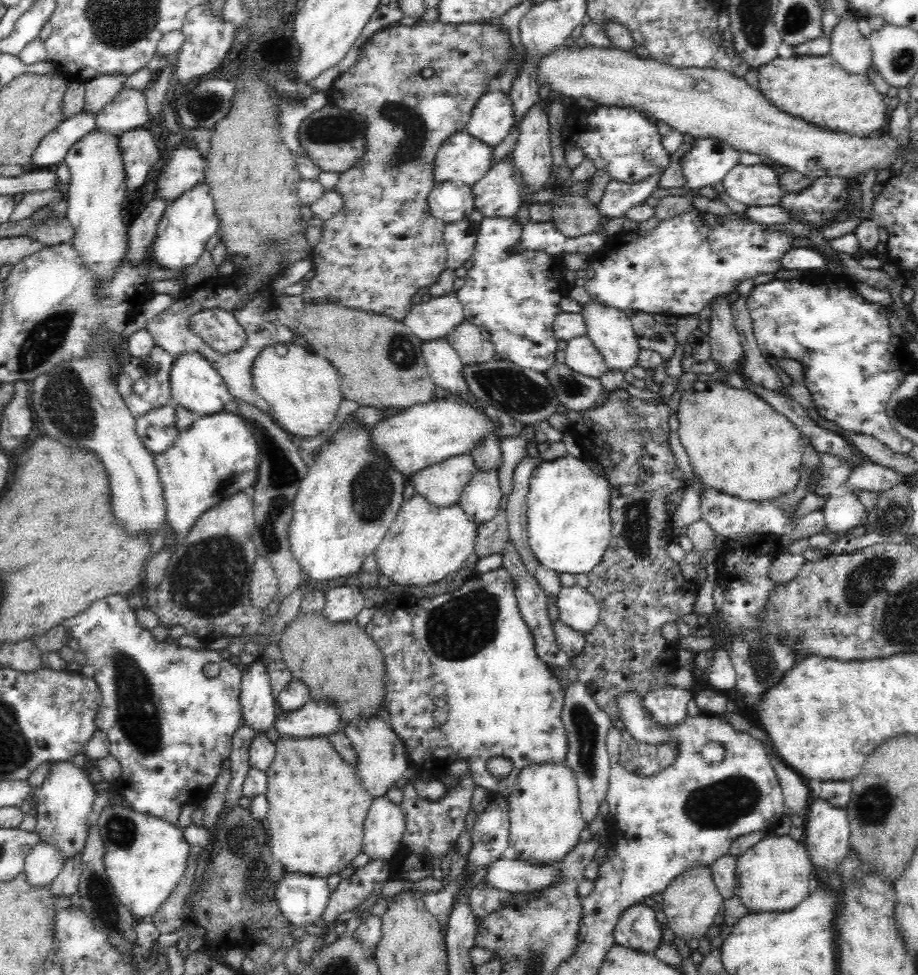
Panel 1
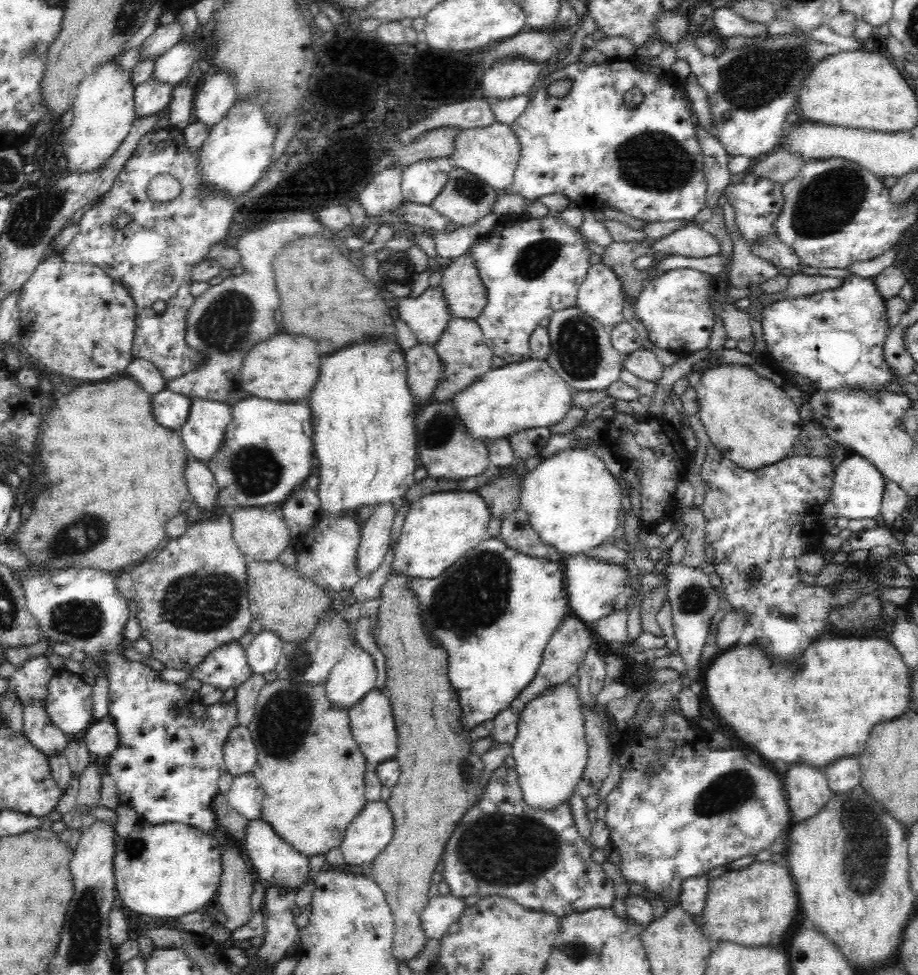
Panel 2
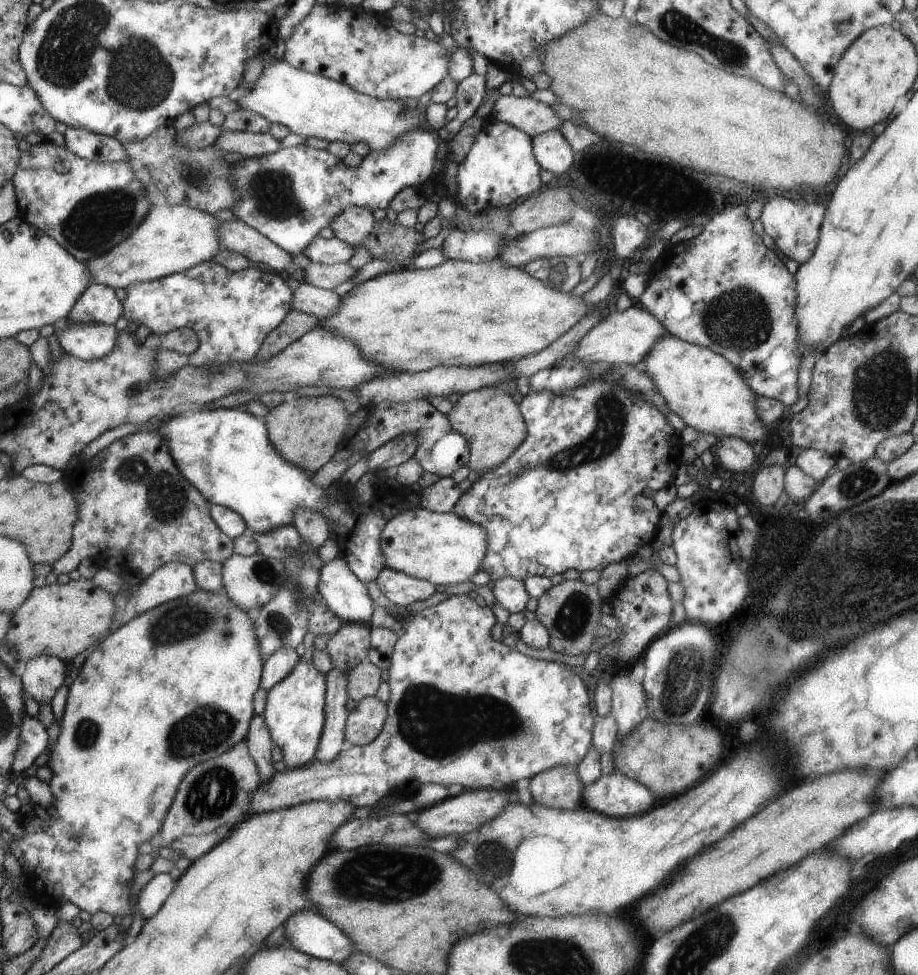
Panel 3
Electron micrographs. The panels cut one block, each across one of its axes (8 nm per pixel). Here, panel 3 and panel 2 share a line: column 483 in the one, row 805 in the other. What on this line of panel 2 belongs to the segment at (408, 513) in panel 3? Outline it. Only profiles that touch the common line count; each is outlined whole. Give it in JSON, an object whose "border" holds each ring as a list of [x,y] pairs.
{"border":[[[566,682],[551,686],[534,695],[518,715],[517,733],[511,742],[512,755],[515,758],[515,771],[522,789],[523,799],[528,807],[535,810],[554,810],[561,804],[568,803],[569,794],[578,784],[582,771],[588,760],[589,744],[585,737],[584,713],[579,699],[577,687]]]}

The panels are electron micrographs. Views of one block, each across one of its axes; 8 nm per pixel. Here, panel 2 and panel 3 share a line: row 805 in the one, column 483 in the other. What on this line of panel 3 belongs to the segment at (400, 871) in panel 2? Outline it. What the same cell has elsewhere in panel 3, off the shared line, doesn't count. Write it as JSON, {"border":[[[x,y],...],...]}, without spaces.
{"border":[[[491,386],[463,393],[455,402],[446,418],[452,430],[468,440],[471,450],[467,466],[471,472],[481,476],[489,470],[494,470],[524,442],[527,428],[519,412],[517,404],[507,393]]]}

